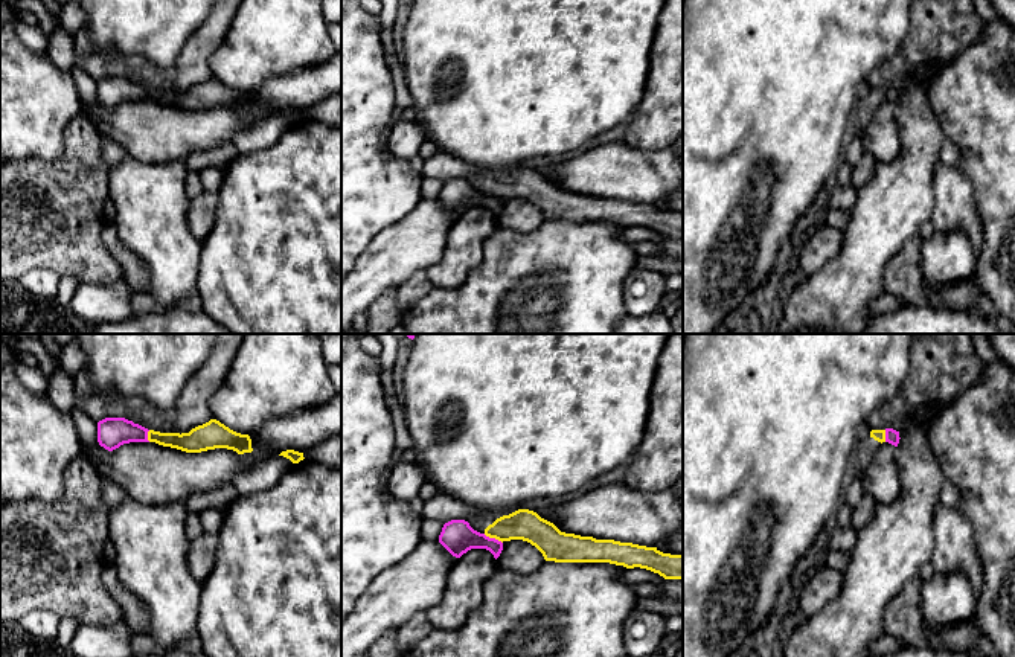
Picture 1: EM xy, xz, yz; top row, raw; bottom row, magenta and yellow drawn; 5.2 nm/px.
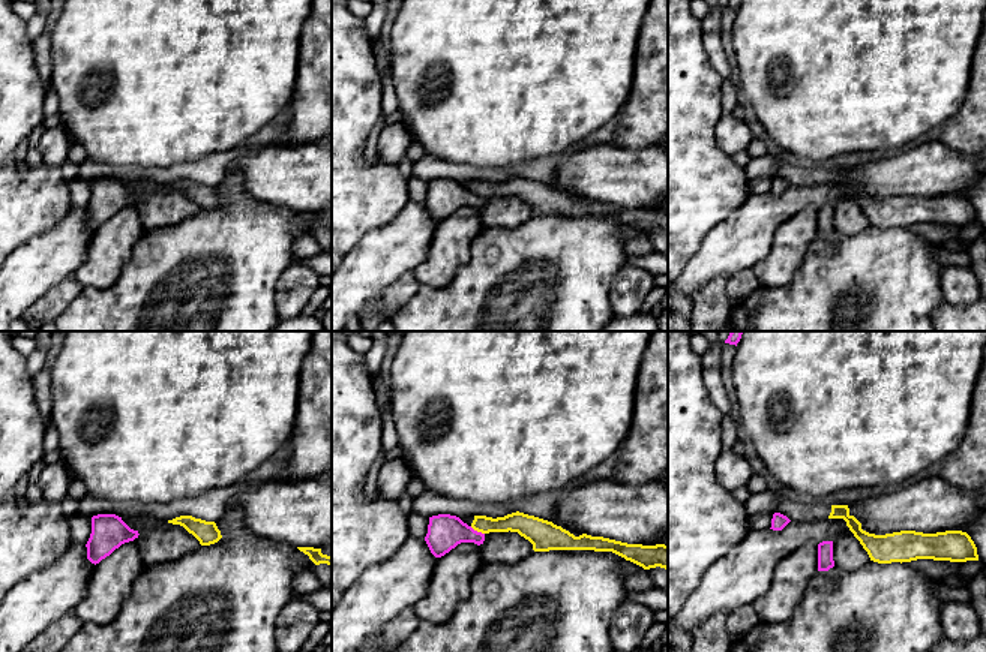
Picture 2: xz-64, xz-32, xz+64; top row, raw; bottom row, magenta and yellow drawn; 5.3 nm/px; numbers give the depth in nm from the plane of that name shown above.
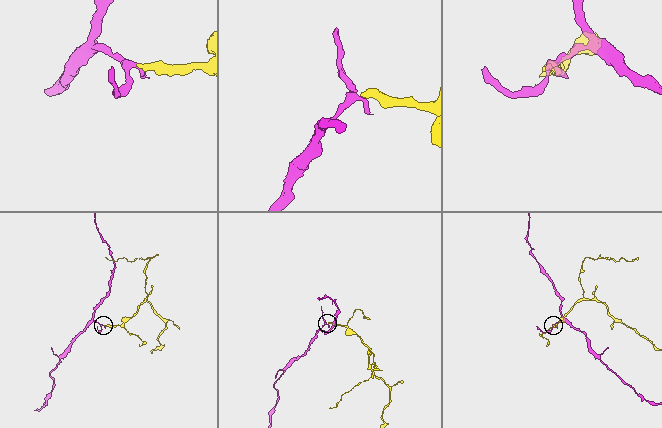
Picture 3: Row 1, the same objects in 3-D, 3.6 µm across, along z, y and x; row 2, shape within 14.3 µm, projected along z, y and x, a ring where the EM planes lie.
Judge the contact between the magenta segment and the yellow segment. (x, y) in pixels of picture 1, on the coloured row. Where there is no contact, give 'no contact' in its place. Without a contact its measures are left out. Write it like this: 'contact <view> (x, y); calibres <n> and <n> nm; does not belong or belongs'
contact xz (493, 538); calibres 180 and 160 nm; does not belong

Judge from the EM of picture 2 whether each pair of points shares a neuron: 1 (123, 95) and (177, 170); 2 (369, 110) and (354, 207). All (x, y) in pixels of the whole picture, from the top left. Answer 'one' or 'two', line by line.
1: two
2: one

